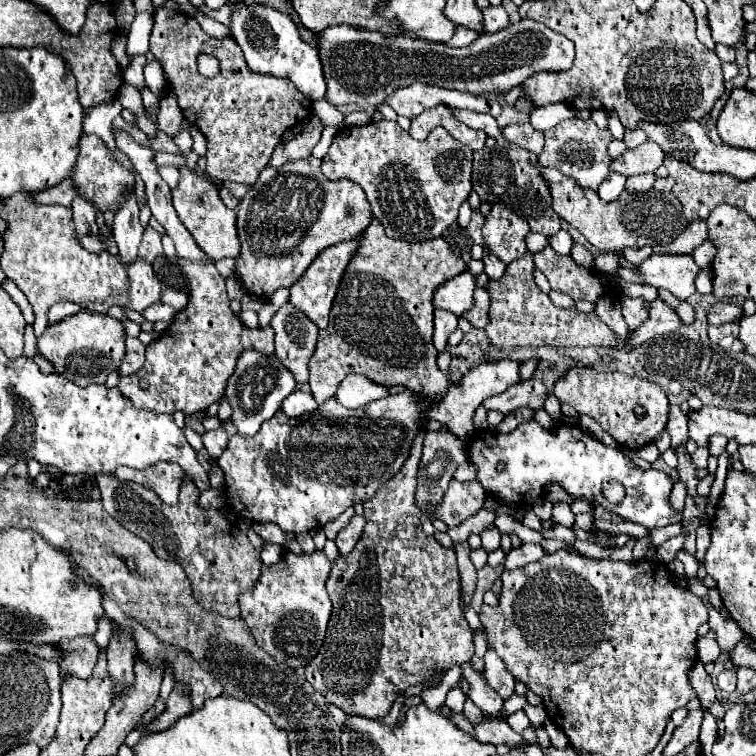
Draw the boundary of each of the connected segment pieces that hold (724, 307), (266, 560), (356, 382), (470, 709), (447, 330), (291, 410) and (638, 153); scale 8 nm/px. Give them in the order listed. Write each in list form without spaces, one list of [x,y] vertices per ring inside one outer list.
[[[716,303],[708,309],[708,323],[710,325],[724,325],[730,323],[734,319],[742,317],[742,307],[740,305],[732,305],[732,303]]]
[[[266,541],[264,547],[262,547],[262,551],[260,551],[260,555],[262,555],[262,563],[264,563],[264,565],[274,565],[274,563],[278,563],[280,557],[282,557],[282,549],[284,549],[282,545]]]
[[[348,375],[336,393],[336,399],[344,403],[344,407],[356,409],[364,407],[370,401],[382,399],[388,395],[388,387],[380,387],[378,383],[370,383],[370,379],[364,379],[364,375]]]
[[[466,699],[466,703],[464,703],[464,717],[468,719],[468,721],[472,721],[472,723],[480,723],[482,719],[498,719],[498,717],[494,717],[494,715],[488,715],[488,713],[484,713],[484,711],[480,711],[470,699]]]
[[[442,309],[434,311],[434,347],[438,351],[446,349],[446,339],[456,331],[456,327],[458,327],[456,315]]]
[[[294,391],[292,395],[288,395],[288,399],[284,399],[282,403],[282,411],[288,417],[300,417],[304,413],[312,413],[318,409],[318,403],[314,401],[310,391]]]
[[[646,141],[636,149],[628,149],[624,155],[616,157],[612,161],[610,171],[626,177],[640,173],[654,173],[662,165],[662,161],[664,161],[664,151],[656,143]]]

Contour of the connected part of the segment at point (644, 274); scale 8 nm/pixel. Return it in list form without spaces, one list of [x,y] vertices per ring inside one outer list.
[[[652,253],[638,267],[628,269],[630,281],[652,285],[656,289],[668,289],[678,299],[690,297],[690,285],[694,285],[700,267],[694,263],[692,255],[658,255]]]

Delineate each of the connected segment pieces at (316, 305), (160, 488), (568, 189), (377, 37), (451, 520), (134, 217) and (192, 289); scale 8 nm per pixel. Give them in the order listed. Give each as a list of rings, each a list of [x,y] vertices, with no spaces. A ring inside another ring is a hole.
[[[352,239],[352,241],[344,241],[336,247],[328,247],[324,249],[314,261],[312,261],[312,267],[308,267],[308,271],[304,271],[304,275],[290,287],[290,297],[288,297],[288,303],[294,305],[296,309],[300,309],[308,319],[312,319],[320,329],[324,329],[328,325],[328,313],[330,313],[330,307],[332,307],[332,299],[338,291],[338,285],[340,285],[340,279],[342,279],[342,273],[352,257],[352,253],[356,251],[358,247],[358,241],[360,239]]]
[[[160,461],[160,463],[154,463],[146,469],[142,469],[142,471],[130,469],[130,467],[118,467],[116,475],[120,477],[120,481],[134,481],[134,483],[152,487],[164,503],[174,505],[178,501],[184,471],[180,465]]]
[[[538,167],[538,171],[540,175],[544,175],[544,181],[550,187],[552,209],[556,211],[556,215],[560,215],[572,227],[576,227],[600,251],[614,253],[626,247],[634,247],[634,249],[640,249],[644,245],[654,247],[658,245],[658,233],[660,233],[660,239],[674,239],[688,227],[688,221],[682,215],[680,201],[672,191],[668,193],[658,193],[654,189],[646,193],[622,191],[620,199],[612,203],[604,203],[594,191],[576,187],[574,179],[568,179],[556,169]]]
[[[522,19],[520,23],[514,23],[498,33],[482,33],[474,43],[468,47],[452,49],[446,43],[424,43],[424,39],[414,39],[408,35],[382,35],[378,31],[368,31],[360,27],[348,27],[344,25],[332,25],[326,27],[316,35],[318,55],[324,63],[324,79],[328,85],[326,101],[330,105],[344,105],[354,103],[358,107],[374,107],[386,101],[388,95],[398,91],[400,87],[406,87],[410,83],[434,83],[444,89],[458,89],[472,95],[506,95],[512,87],[518,87],[528,75],[534,75],[538,71],[566,71],[572,67],[574,61],[574,43],[566,39],[560,33],[554,33],[544,23]]]
[[[450,481],[450,487],[444,495],[440,509],[436,509],[436,517],[442,519],[448,527],[458,527],[464,519],[476,515],[484,503],[486,491],[476,481],[460,483]]]
[[[132,195],[128,201],[124,201],[120,205],[120,209],[114,217],[114,223],[112,223],[112,235],[114,235],[114,241],[118,243],[120,261],[124,265],[130,265],[136,261],[138,245],[144,235],[144,229],[138,223],[138,213],[140,213],[140,209],[136,205],[136,197]]]
[[[182,259],[182,273],[188,279],[188,305],[176,313],[168,329],[158,339],[146,345],[146,361],[142,369],[138,369],[134,375],[120,377],[118,389],[136,409],[148,409],[148,411],[160,411],[160,413],[182,411],[184,415],[204,411],[208,405],[218,403],[222,399],[226,381],[232,375],[236,361],[244,349],[256,349],[264,355],[274,355],[272,327],[270,325],[258,327],[258,329],[244,327],[240,317],[230,309],[230,299],[226,295],[224,279],[218,275],[214,263],[192,263],[190,259]]]

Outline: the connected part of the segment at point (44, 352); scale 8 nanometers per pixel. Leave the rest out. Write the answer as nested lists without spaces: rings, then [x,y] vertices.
[[[82,311],[62,319],[60,323],[48,325],[36,343],[36,353],[48,359],[54,365],[58,375],[64,375],[68,381],[86,387],[92,383],[104,383],[108,373],[116,371],[124,359],[124,327],[118,319],[110,315],[96,315]]]

